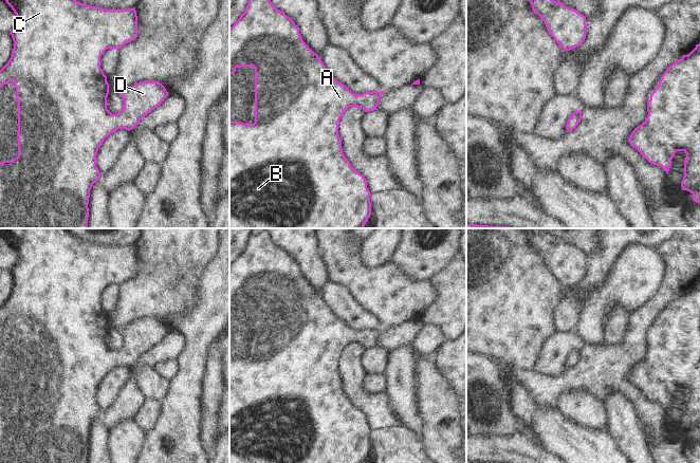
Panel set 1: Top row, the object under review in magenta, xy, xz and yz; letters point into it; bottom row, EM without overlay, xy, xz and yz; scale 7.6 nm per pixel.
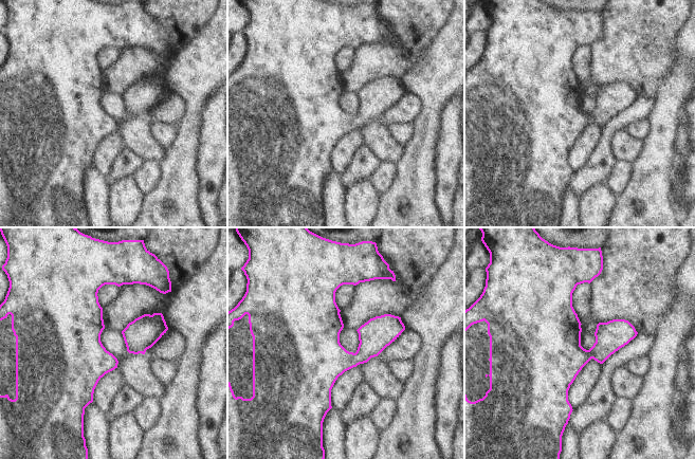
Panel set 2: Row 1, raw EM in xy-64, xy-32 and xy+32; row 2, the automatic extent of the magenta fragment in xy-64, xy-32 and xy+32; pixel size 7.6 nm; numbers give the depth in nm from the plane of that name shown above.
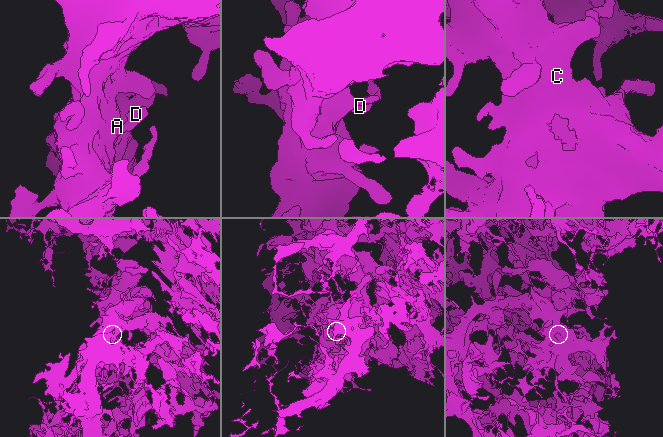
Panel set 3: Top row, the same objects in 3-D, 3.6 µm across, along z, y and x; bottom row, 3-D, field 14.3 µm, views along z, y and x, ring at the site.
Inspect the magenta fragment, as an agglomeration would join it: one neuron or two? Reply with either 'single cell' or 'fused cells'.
single cell

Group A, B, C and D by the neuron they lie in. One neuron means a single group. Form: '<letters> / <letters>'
A B C D

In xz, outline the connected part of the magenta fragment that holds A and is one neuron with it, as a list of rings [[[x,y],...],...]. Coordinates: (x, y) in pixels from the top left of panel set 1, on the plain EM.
[[[251,228],[248,234],[248,240],[245,248],[240,253],[237,259],[229,265],[229,311],[236,309],[240,303],[254,303],[255,304],[255,359],[243,360],[240,358],[229,358],[229,463],[365,463],[371,451],[370,428],[367,425],[367,416],[363,411],[357,409],[345,394],[342,386],[342,377],[338,371],[339,356],[344,349],[350,344],[357,344],[365,349],[376,347],[380,335],[384,328],[377,329],[365,329],[363,331],[355,332],[345,321],[338,319],[331,309],[325,303],[320,295],[314,290],[302,277],[299,271],[299,264],[295,259],[287,253],[283,248],[277,246],[271,239],[265,228]]]

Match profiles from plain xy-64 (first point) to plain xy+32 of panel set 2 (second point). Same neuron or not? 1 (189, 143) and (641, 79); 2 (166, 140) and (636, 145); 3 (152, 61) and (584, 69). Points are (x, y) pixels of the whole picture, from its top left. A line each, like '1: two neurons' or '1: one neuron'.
1: two neurons
2: two neurons
3: two neurons

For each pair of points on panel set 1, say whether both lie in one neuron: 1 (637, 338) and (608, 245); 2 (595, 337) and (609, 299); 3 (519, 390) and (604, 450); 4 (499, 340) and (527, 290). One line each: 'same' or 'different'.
1: different
2: same
3: same
4: same

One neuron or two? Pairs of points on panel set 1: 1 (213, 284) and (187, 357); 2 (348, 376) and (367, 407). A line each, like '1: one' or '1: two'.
1: one
2: one

